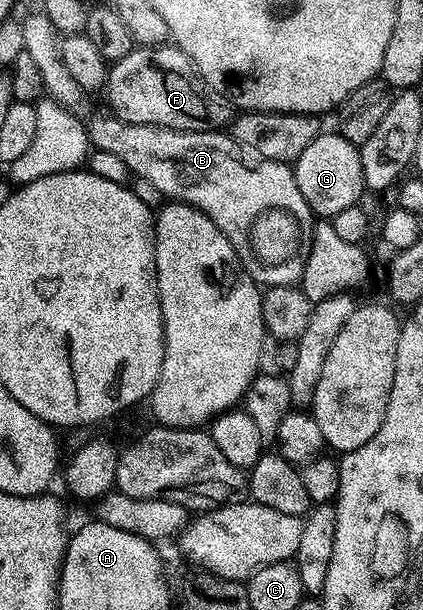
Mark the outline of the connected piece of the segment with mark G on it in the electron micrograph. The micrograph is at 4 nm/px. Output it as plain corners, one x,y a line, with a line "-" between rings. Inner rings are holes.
321,131
320,136
314,138
314,142
310,142
310,146
306,146
306,150
302,150
300,157
294,161
294,171
298,190
302,190
302,198
308,203
309,210
320,218
331,218
338,214
338,210
357,207
361,203
360,195
365,195
366,192
359,147
335,131

